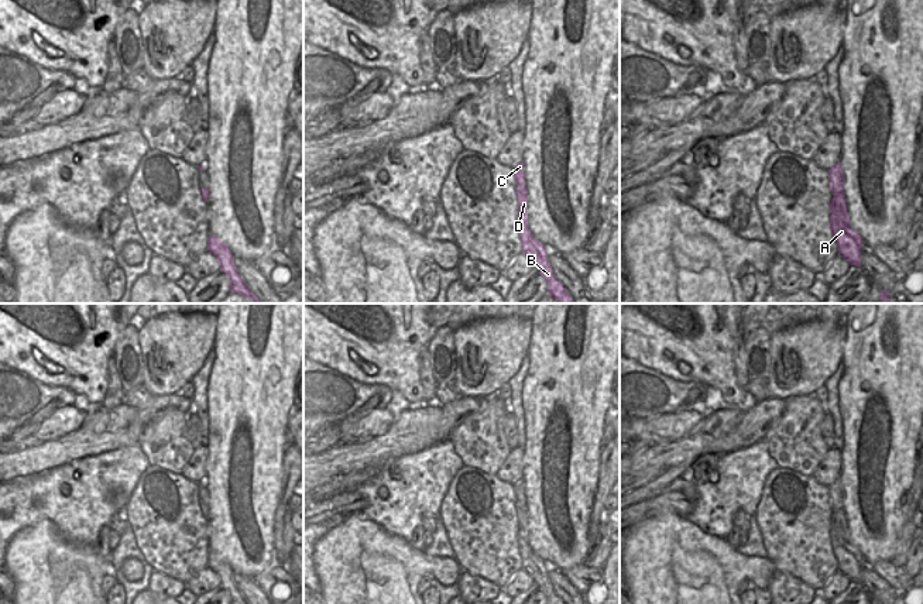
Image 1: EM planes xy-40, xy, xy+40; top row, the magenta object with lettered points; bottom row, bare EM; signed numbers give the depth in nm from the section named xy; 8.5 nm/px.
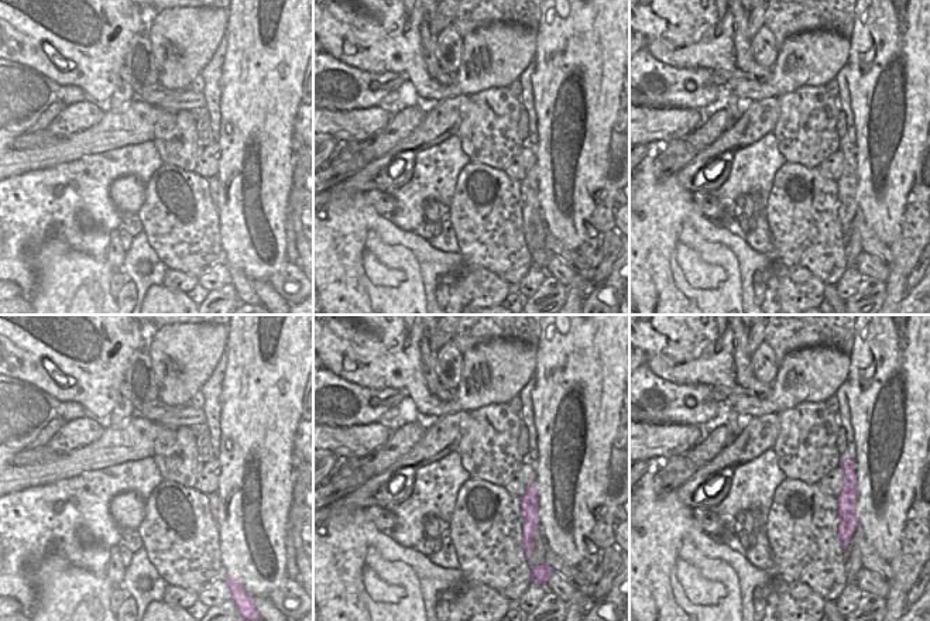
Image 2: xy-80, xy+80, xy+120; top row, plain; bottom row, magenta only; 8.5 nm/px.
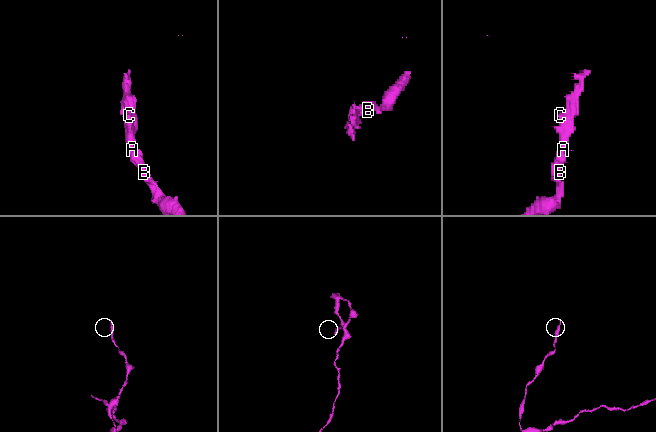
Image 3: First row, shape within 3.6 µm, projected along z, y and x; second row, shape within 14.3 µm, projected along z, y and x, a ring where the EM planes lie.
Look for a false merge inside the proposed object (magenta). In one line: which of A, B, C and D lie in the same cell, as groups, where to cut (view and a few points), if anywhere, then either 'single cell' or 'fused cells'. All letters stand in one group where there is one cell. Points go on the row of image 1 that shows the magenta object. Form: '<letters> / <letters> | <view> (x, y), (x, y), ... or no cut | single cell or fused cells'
A B C D | no cut | single cell

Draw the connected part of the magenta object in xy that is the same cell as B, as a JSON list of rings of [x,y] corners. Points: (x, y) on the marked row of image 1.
[[[524,161],[512,171],[514,179],[518,185],[515,193],[518,199],[518,234],[522,244],[522,254],[543,275],[548,284],[548,294],[550,294],[557,303],[574,303],[569,291],[555,278],[545,246],[533,237],[528,227],[528,189],[525,186]]]

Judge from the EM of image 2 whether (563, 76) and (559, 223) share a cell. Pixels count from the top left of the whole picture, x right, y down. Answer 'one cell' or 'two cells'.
one cell

